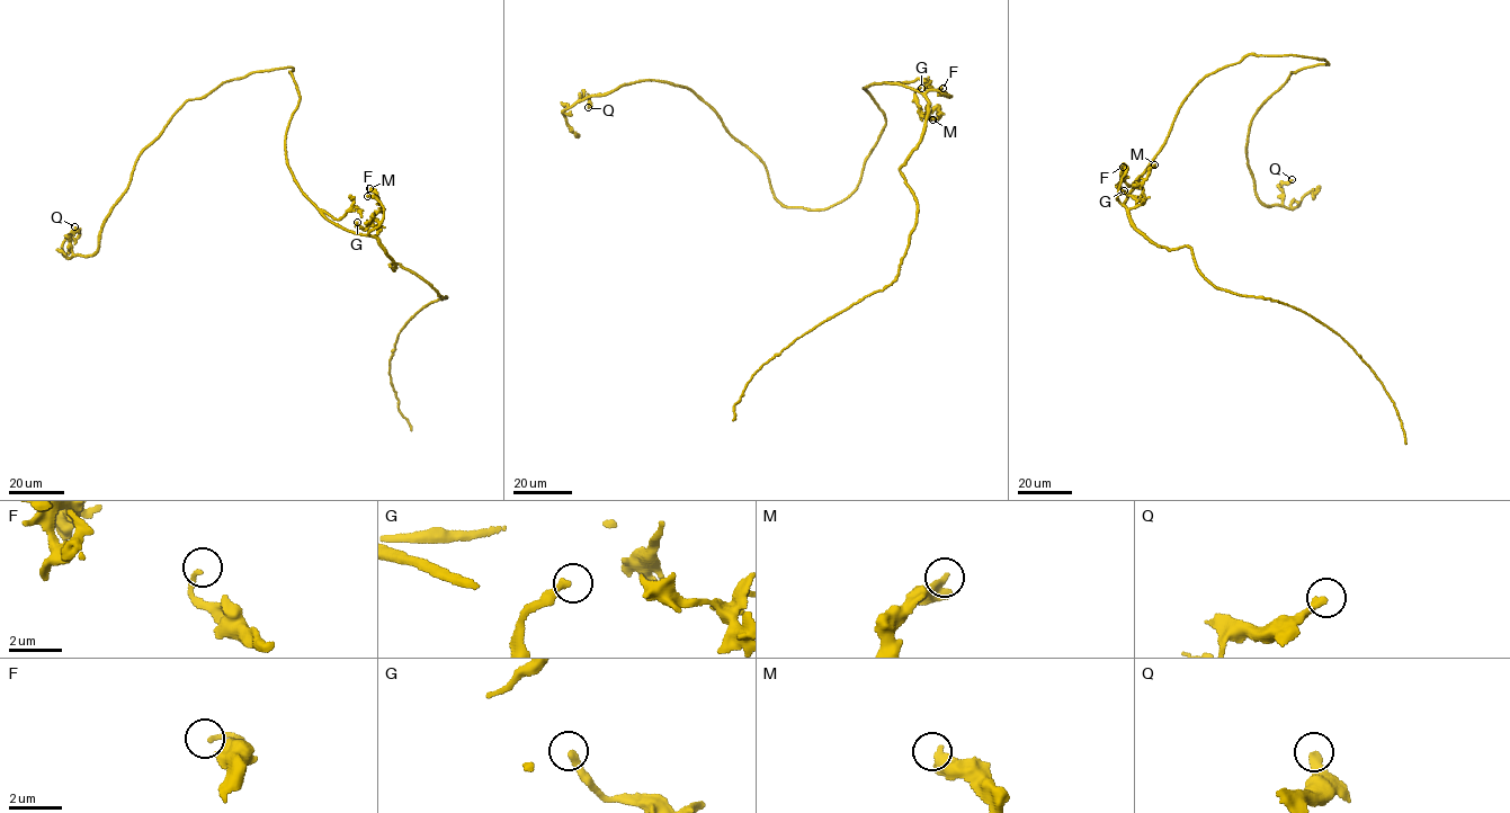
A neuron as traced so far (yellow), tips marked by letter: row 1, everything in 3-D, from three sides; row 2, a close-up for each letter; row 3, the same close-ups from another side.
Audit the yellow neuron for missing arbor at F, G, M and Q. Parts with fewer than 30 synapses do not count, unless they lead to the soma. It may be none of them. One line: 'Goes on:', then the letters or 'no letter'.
Goes on: no letter

